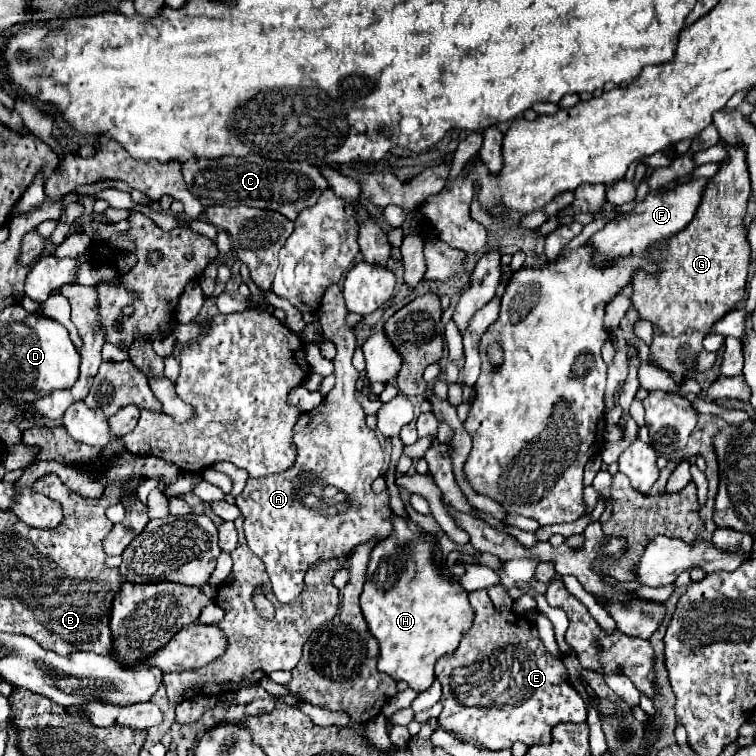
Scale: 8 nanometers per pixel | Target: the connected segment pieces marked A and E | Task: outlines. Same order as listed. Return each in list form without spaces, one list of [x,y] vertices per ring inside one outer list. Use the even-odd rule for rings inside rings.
[[[337,284],[325,290],[317,316],[321,320],[323,336],[337,346],[337,356],[333,358],[337,382],[323,404],[319,404],[311,412],[303,412],[297,420],[293,428],[293,444],[297,448],[297,458],[293,466],[285,472],[269,474],[265,478],[249,478],[243,492],[235,498],[235,504],[239,506],[241,516],[245,518],[245,540],[269,570],[267,574],[271,578],[273,594],[281,604],[295,602],[295,598],[301,594],[303,576],[309,568],[329,560],[345,562],[357,546],[369,540],[381,542],[393,534],[393,510],[389,504],[389,490],[377,494],[371,488],[371,480],[383,474],[385,456],[377,434],[367,428],[365,412],[355,398],[355,382],[359,380],[359,372],[351,364],[355,352],[355,334],[351,326],[345,326],[347,308],[343,302],[341,288]]]
[[[485,590],[469,592],[469,604],[475,612],[473,626],[461,636],[459,648],[451,654],[445,654],[435,664],[435,676],[443,686],[443,710],[438,721],[447,728],[447,732],[453,732],[461,742],[477,742],[487,750],[503,750],[511,748],[515,742],[523,742],[527,746],[547,744],[551,742],[551,726],[559,722],[585,722],[587,708],[583,698],[569,684],[569,672],[565,670],[563,662],[545,650],[537,636],[535,624],[515,612],[495,610]]]

